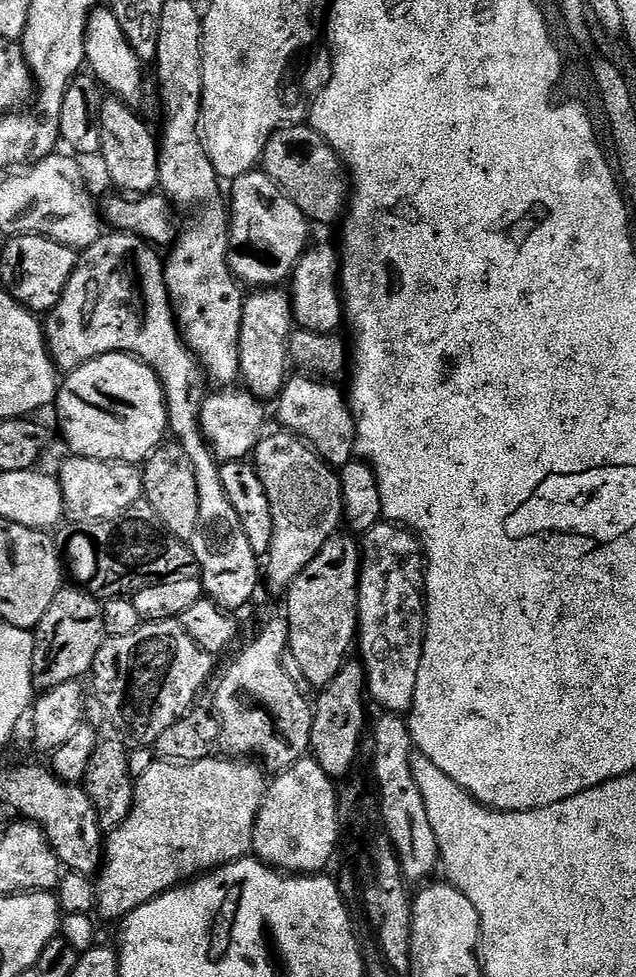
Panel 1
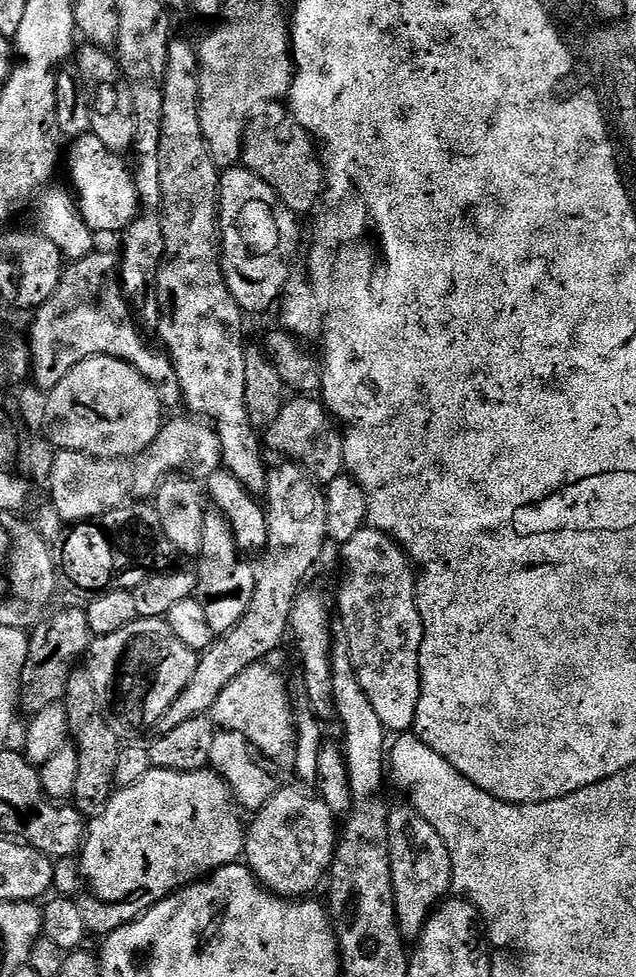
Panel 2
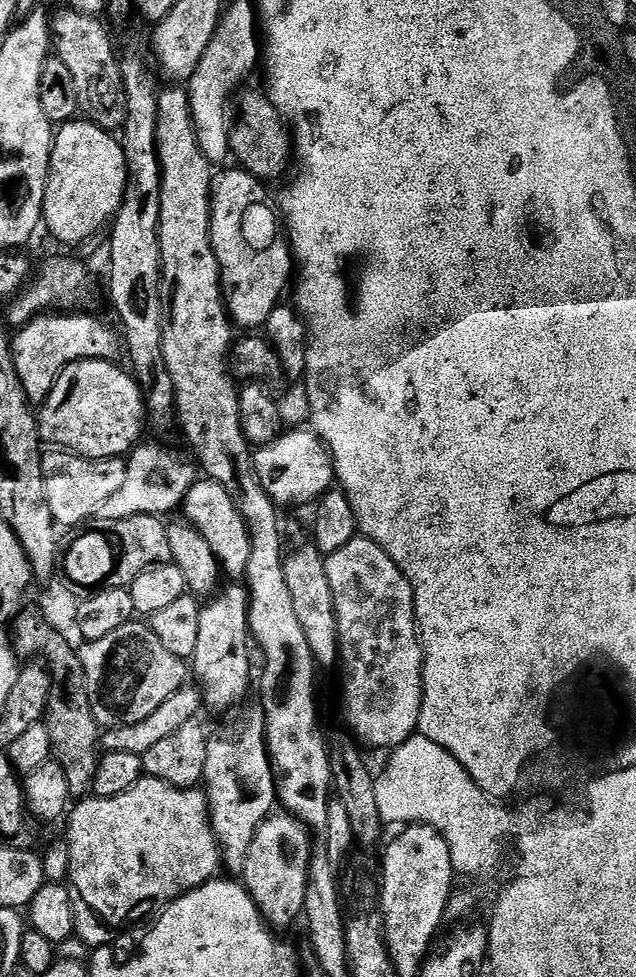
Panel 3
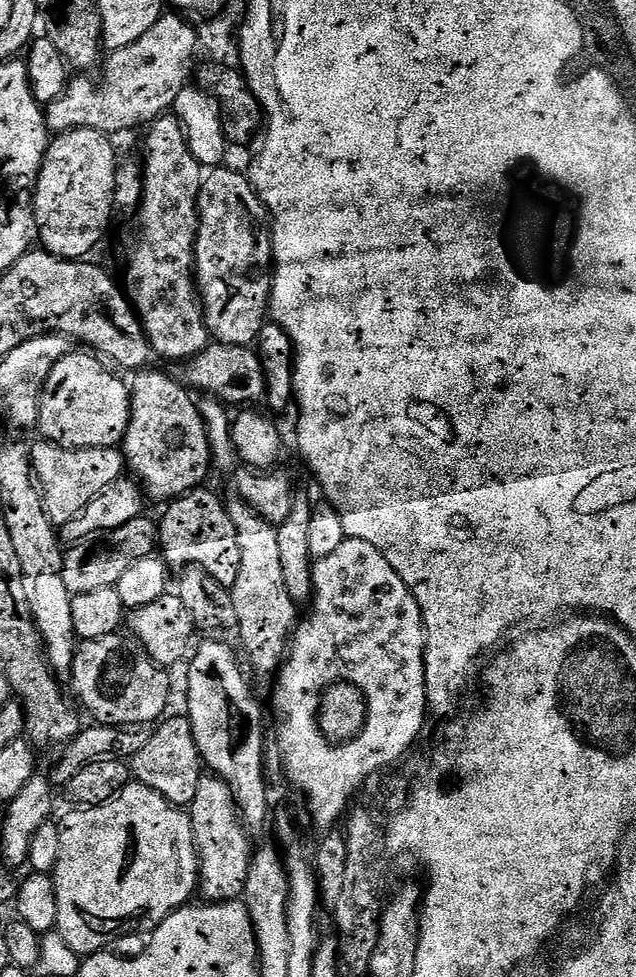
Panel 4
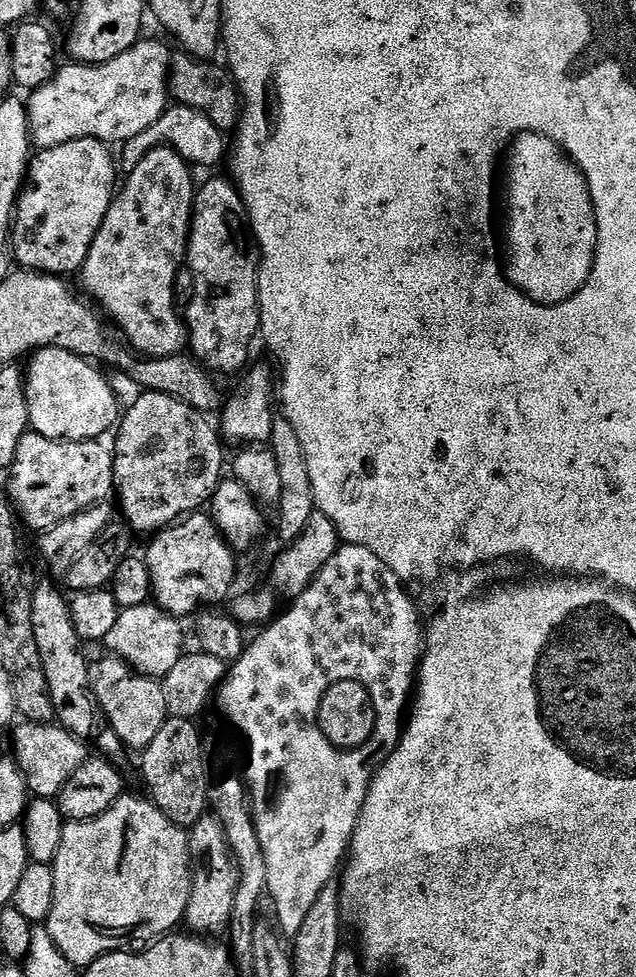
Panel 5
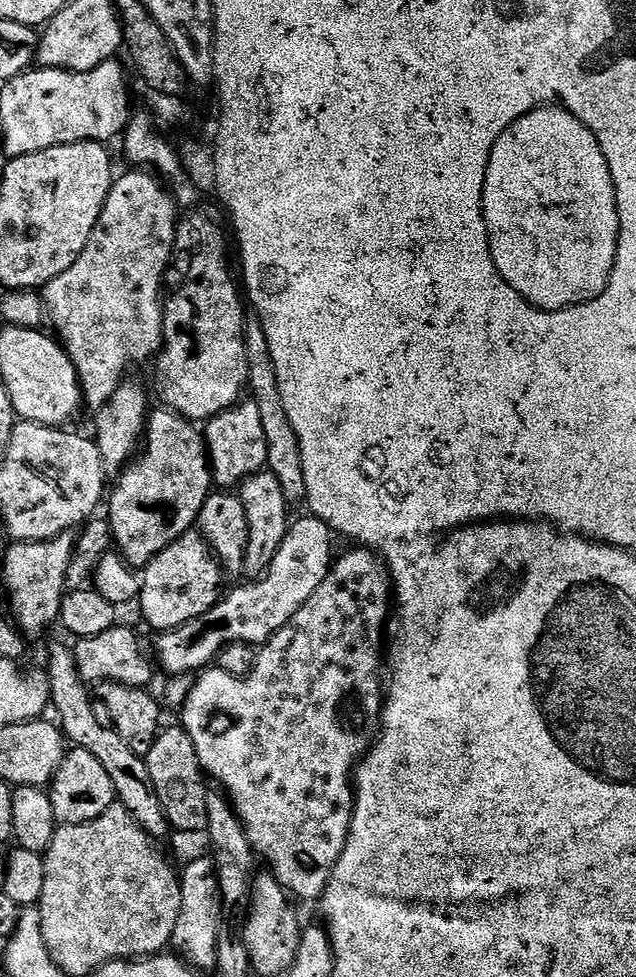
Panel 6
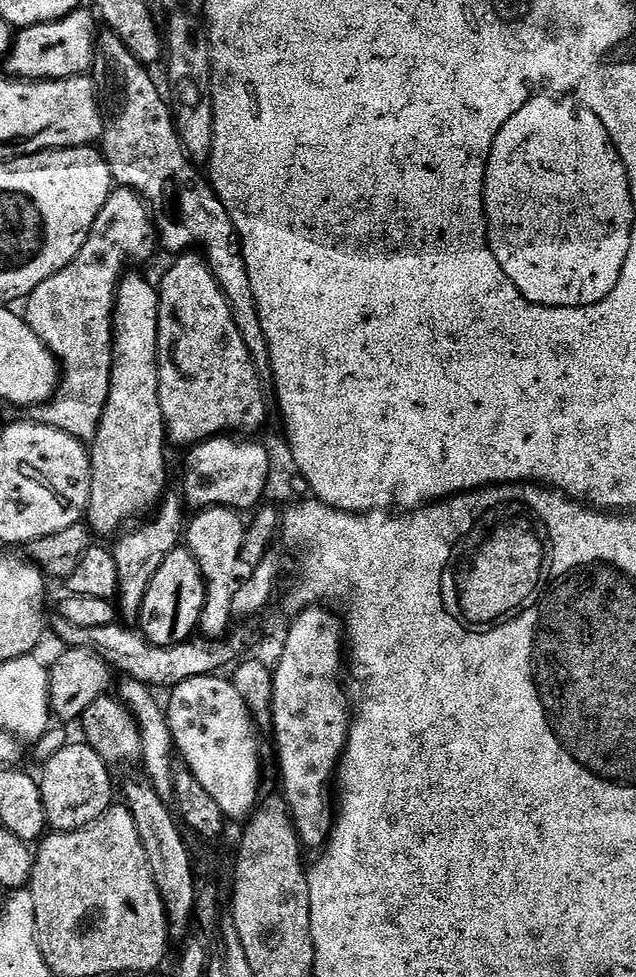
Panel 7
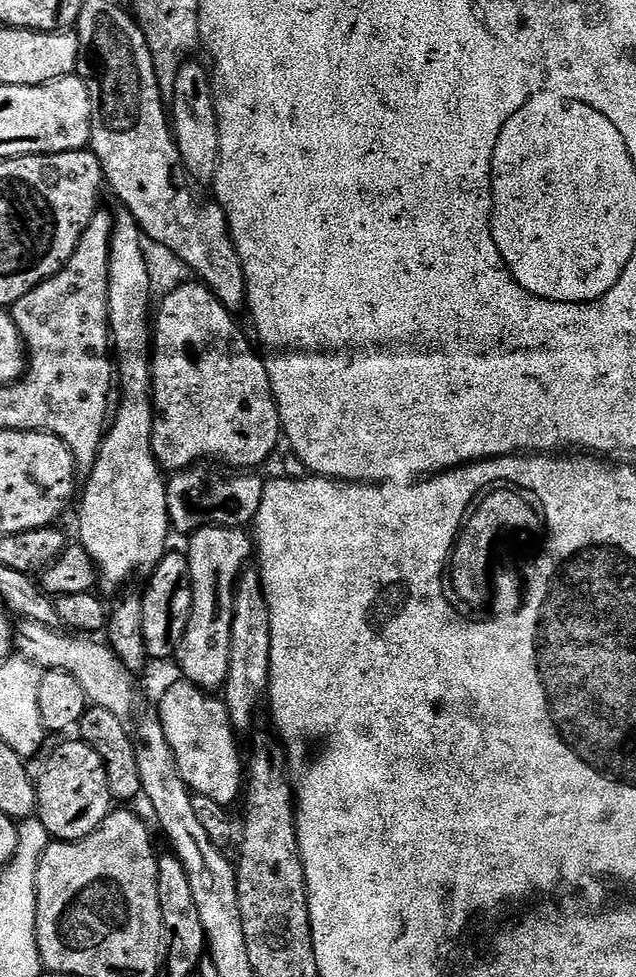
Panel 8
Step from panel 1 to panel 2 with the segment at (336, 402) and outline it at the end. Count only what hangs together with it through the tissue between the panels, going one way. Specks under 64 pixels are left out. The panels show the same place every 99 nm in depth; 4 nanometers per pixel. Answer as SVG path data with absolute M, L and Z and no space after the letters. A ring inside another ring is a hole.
M308 394L289 399L276 421L267 429L266 435L269 453L281 452L284 455L281 457L295 462L321 485L327 486L334 478L345 475L344 433L319 399Z

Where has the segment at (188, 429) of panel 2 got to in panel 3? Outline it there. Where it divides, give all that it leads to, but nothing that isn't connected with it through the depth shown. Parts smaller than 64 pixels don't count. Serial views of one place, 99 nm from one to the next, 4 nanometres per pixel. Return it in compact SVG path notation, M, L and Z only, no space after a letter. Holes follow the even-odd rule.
M144 444L132 449L127 457L128 473L126 482L102 506L100 520L121 520L135 516L167 517L167 512L172 512L183 505L190 486L198 479L198 468L187 455L180 452L171 452L160 444Z

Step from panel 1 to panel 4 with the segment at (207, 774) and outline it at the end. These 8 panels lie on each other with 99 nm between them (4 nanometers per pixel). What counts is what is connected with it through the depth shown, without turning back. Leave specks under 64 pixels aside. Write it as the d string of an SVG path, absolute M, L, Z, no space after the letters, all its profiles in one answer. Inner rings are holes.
M129 782L120 791L120 795L116 799L99 804L93 808L81 807L79 810L72 810L65 820L60 824L60 837L62 842L58 849L58 862L56 863L55 872L51 873L54 882L54 890L58 898L58 922L55 931L62 934L62 938L66 938L66 946L70 946L70 950L77 952L81 958L87 958L93 952L103 952L106 946L112 946L115 940L120 940L123 936L136 936L139 932L151 934L155 932L157 926L166 919L171 912L177 912L178 909L185 907L189 903L188 900L198 892L200 882L200 860L196 856L196 847L194 846L194 830L192 829L192 817L183 807L177 806L169 802L166 798L162 798L162 794L158 794L158 790L150 790L150 786Z

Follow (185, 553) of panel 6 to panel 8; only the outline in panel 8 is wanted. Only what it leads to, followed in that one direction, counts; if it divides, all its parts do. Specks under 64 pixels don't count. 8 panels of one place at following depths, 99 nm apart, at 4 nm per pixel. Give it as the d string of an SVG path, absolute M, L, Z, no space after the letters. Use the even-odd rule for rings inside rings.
M169 551L147 578L148 589L143 589L142 592L144 645L153 661L164 660L167 656L169 659L176 651L176 645L183 633L184 625L188 623L192 609L192 583L187 555L183 551Z

